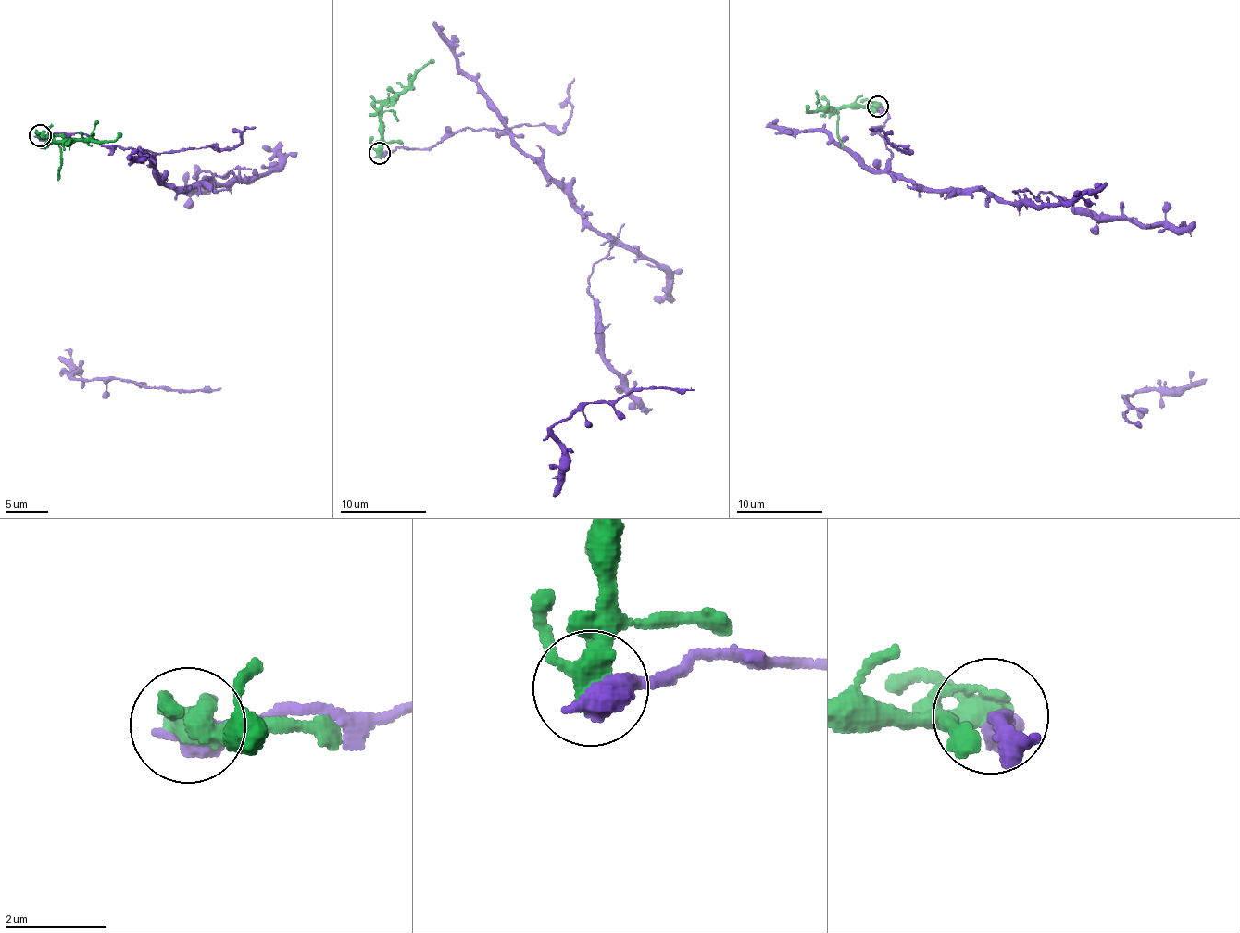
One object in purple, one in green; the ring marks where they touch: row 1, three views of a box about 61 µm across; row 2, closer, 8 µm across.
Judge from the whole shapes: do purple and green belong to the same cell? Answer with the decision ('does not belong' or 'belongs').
does not belong

